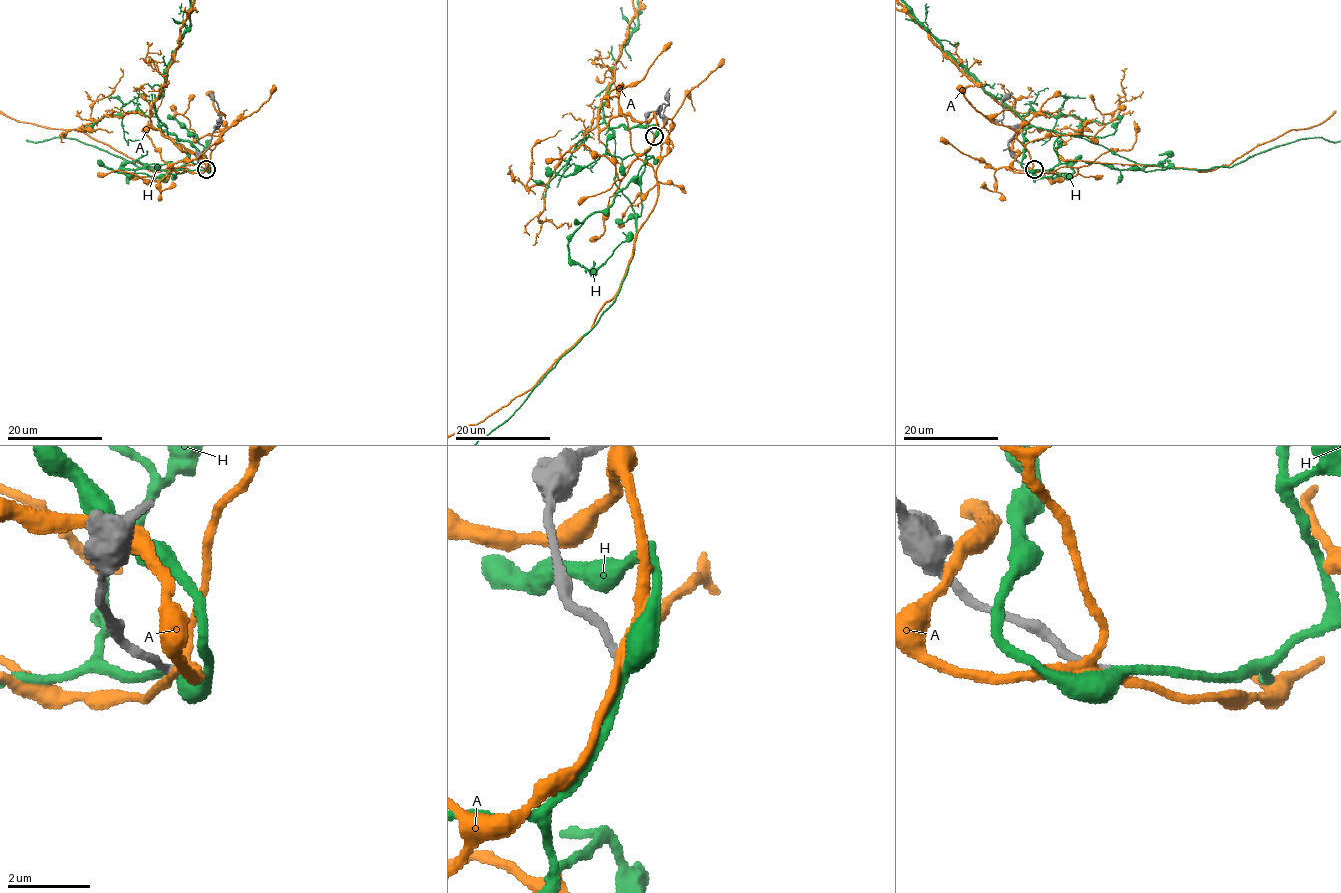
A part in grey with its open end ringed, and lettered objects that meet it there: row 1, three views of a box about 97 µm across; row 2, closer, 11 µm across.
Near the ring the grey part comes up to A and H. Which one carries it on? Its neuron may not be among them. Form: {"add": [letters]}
{"add": ["H"]}

